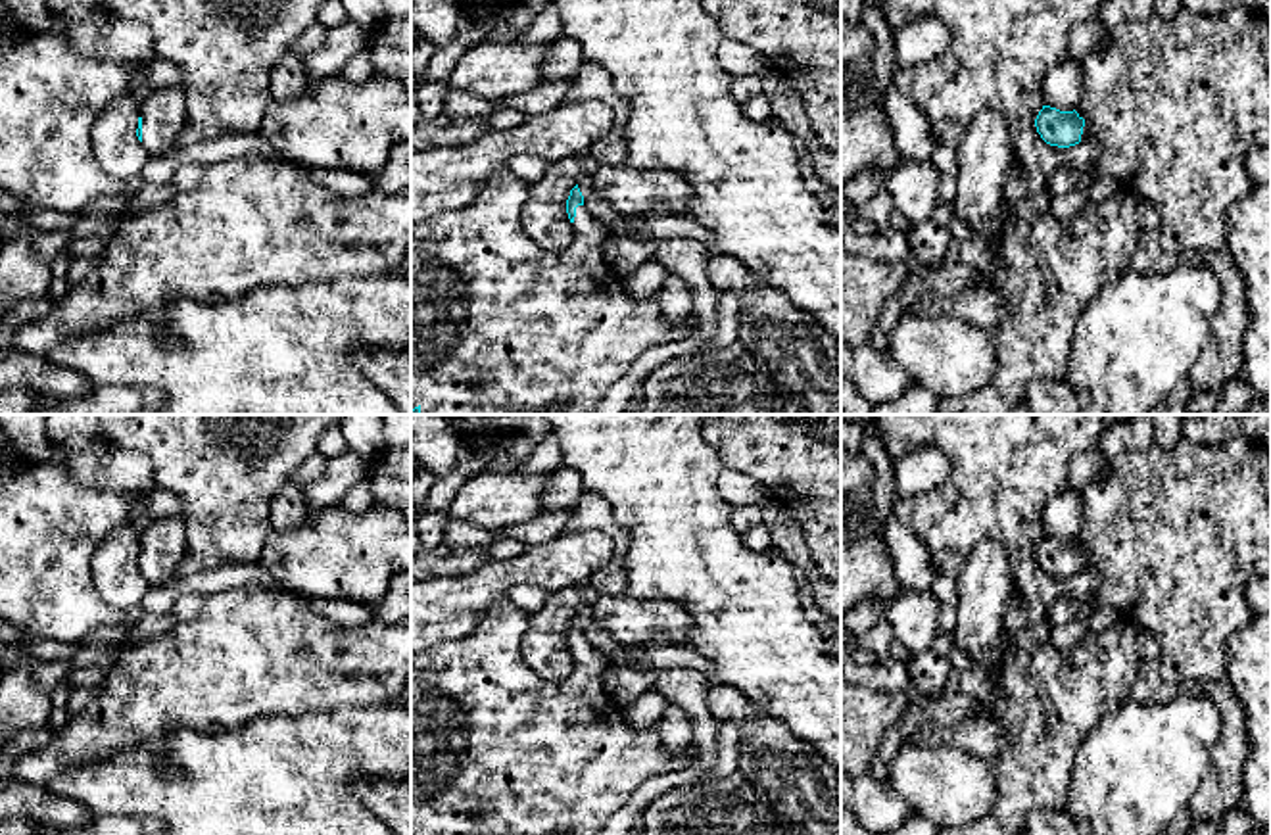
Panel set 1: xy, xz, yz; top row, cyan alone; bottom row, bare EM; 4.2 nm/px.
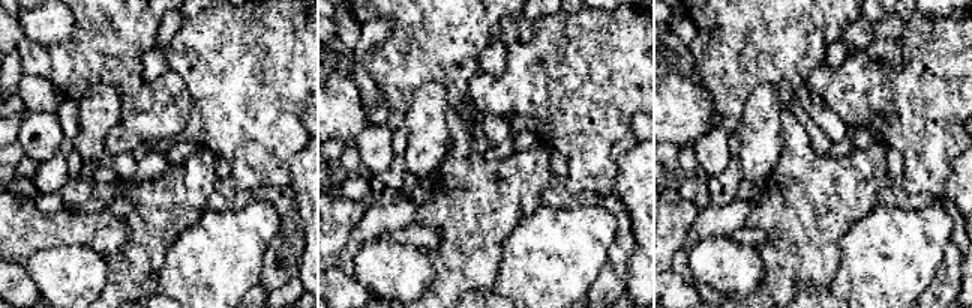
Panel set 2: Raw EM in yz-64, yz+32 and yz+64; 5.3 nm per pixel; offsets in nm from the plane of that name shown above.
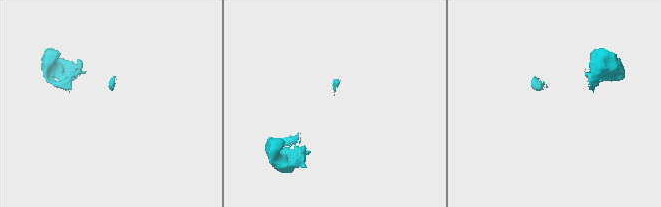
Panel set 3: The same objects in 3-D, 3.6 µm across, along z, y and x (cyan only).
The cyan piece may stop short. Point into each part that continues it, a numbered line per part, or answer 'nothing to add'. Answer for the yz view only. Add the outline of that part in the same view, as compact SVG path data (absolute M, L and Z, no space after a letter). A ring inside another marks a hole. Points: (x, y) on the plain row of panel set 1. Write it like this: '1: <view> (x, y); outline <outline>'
1: yz (1175, 534); outline M1181 438L1173 447L1158 443L1129 451L1114 461L1079 493L1081 530L1075 537L1085 549L1081 570L1094 570L1100 585L1077 618L1089 618L1098 607L1112 607L1148 632L1160 645L1160 674L1169 683L1202 683L1225 678L1227 639L1256 614L1246 603L1252 578L1271 578L1271 449L1252 438L1233 438L1200 445Z

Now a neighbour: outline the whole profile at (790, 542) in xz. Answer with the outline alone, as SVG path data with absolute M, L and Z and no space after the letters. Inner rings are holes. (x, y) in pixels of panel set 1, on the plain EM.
M772 499L762 507L762 524L772 532L774 551L803 570L803 578L810 584L812 599L822 612L841 620L841 585L831 584L820 572L793 511Z

